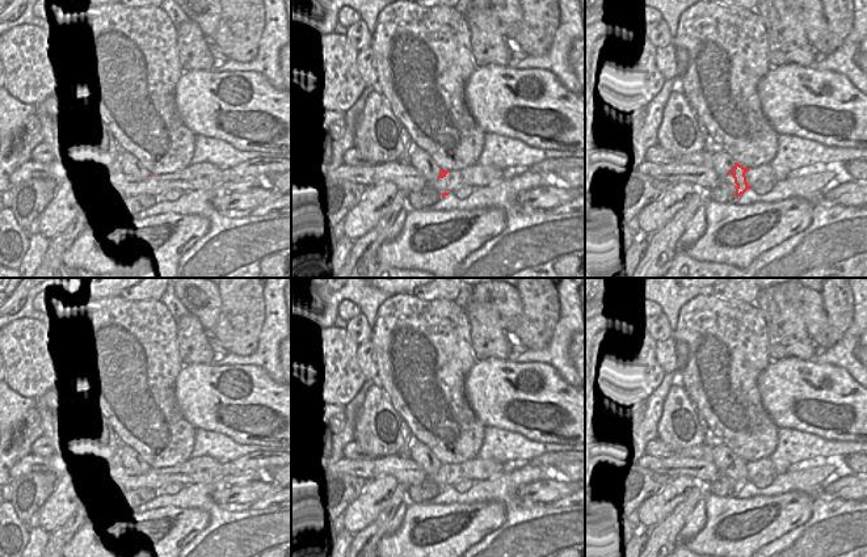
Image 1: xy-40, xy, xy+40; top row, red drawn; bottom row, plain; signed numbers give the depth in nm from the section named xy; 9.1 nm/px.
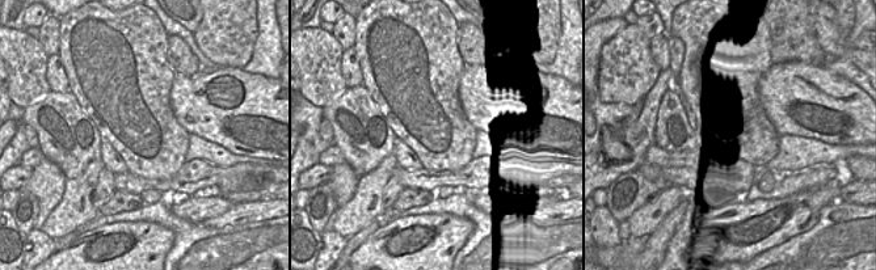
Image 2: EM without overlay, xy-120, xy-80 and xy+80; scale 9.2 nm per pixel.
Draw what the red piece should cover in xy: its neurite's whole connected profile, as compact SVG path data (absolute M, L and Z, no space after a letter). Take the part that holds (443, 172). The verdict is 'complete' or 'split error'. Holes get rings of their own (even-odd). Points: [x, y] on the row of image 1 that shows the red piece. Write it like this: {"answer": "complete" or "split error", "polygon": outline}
{"answer": "split error", "polygon": "M412 143L405 149L405 161L420 172L428 182L446 177L447 170L441 169L435 161L422 149Z"}

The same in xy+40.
{"answer": "split error", "polygon": "M712 148L712 169L717 174L720 180L723 180L727 174L732 174L735 178L736 187L736 197L738 198L744 194L748 189L752 189L746 182L745 173L749 168L744 168L742 165L737 164L733 157L728 153Z"}

